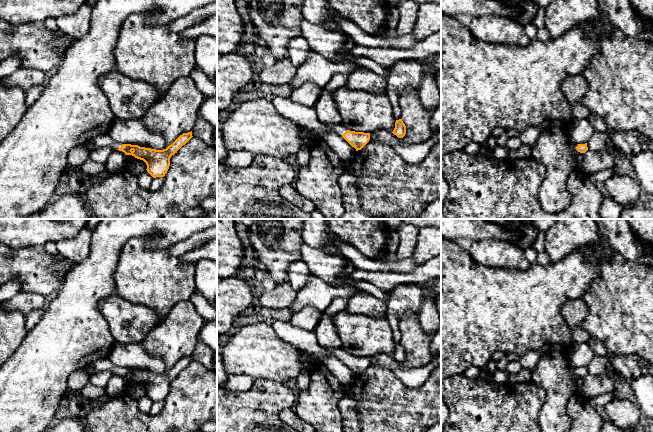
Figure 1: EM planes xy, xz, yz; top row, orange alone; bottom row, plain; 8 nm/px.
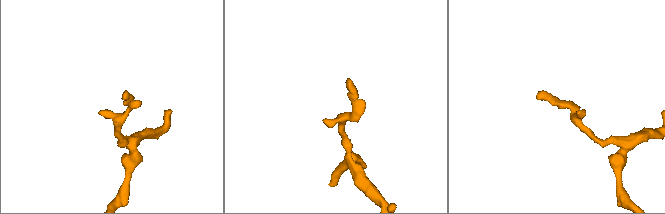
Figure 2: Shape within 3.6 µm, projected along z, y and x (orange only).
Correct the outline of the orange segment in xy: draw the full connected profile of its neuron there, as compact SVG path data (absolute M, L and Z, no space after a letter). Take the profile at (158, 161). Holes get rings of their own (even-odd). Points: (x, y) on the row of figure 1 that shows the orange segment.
M192 131L180 135L166 149L156 150L151 148L140 147L138 145L120 144L115 142L107 133L96 136L88 141L85 145L90 150L98 147L109 146L113 150L119 150L126 155L132 155L137 159L143 160L147 165L147 172L153 177L164 177L170 166L172 155L185 145L192 138Z

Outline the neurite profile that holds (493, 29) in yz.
M487 15L467 21L472 35L487 43L525 46L531 42L524 26L513 18Z

